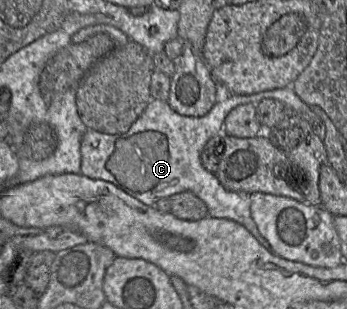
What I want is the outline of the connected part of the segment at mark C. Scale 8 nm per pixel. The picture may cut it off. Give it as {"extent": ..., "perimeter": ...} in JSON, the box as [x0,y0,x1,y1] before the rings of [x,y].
{"extent":[81,84,316,249],"perimeter":[[[217,84],[216,102],[212,109],[203,117],[180,115],[170,107],[168,101],[151,99],[143,113],[124,134],[110,135],[86,129],[81,143],[81,174],[90,179],[110,182],[128,195],[149,206],[153,206],[162,198],[170,198],[177,193],[191,191],[206,204],[208,216],[230,219],[240,223],[262,246],[270,249],[268,242],[259,233],[251,216],[250,194],[226,190],[218,180],[216,174],[206,170],[201,162],[201,153],[204,146],[211,138],[219,135],[222,129],[225,130],[224,121],[228,114],[237,106],[244,104],[257,105],[257,103],[264,99],[278,100],[286,108],[291,108],[298,112],[306,120],[307,118],[316,118],[316,114],[313,113],[311,107],[296,95],[292,85],[252,95],[236,95],[231,93],[225,86]]]}

